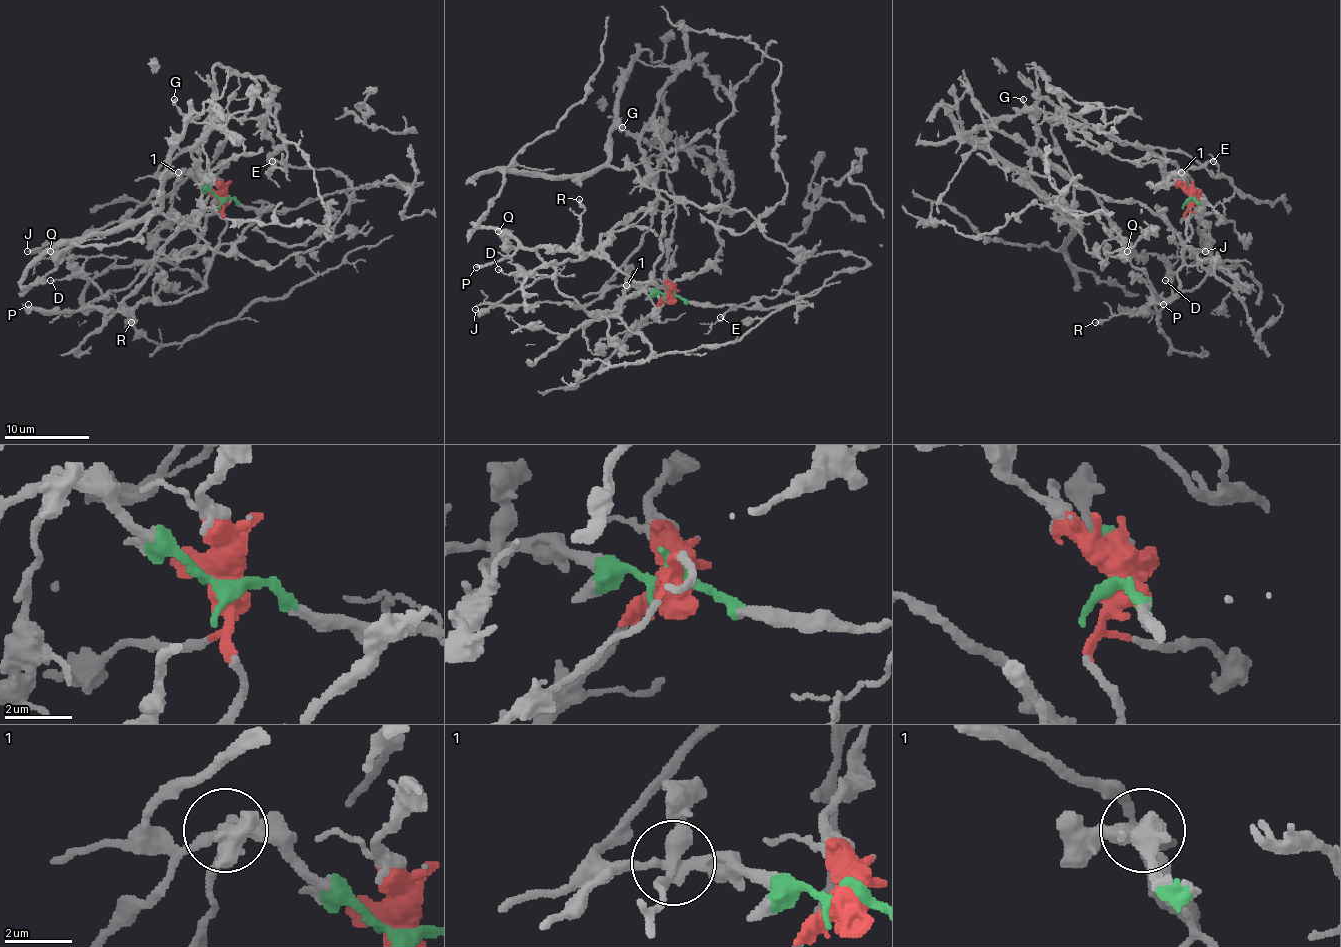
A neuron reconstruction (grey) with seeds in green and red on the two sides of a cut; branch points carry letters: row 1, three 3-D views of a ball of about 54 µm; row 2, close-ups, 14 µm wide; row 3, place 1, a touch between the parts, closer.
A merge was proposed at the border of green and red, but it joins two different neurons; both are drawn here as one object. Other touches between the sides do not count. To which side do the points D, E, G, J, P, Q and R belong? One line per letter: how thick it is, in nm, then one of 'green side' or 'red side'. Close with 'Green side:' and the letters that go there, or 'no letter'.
D: 170 nm | red side
E: 240 nm | green side
G: 240 nm | green side
J: 420 nm | green side
P: 240 nm | red side
Q: 480 nm | red side
R: 320 nm | red side
Green side: E, G, J

